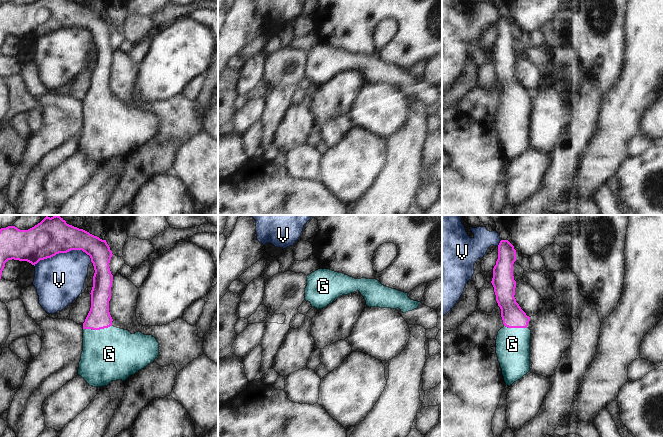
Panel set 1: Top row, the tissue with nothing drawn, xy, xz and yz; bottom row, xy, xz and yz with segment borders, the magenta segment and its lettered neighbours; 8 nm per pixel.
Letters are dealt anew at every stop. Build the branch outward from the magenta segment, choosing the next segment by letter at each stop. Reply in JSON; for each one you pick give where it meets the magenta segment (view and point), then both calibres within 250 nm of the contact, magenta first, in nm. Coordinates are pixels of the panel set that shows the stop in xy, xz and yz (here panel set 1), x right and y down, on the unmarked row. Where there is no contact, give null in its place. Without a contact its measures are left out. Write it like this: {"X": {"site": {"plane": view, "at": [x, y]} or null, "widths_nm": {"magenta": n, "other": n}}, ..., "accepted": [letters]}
{"G": {"site": {"plane": "xy", "at": [97, 105]}, "widths_nm": {"magenta": 180, "other": 420}}, "accepted": ["G"]}

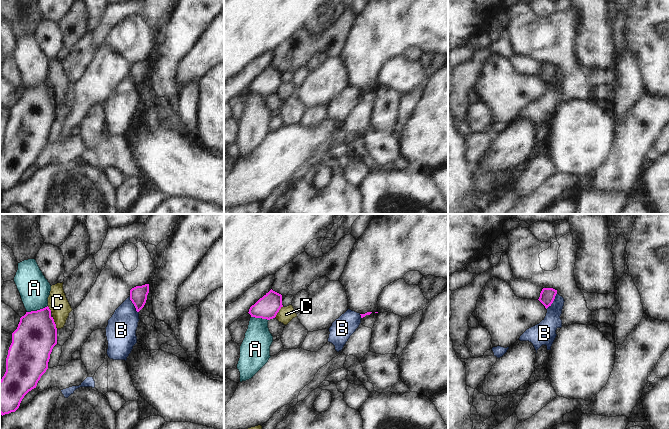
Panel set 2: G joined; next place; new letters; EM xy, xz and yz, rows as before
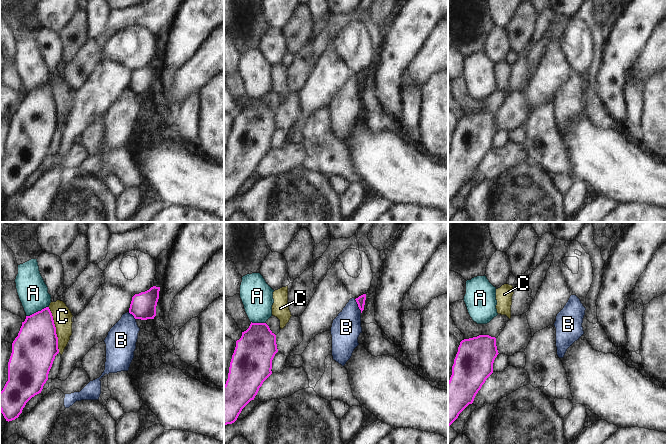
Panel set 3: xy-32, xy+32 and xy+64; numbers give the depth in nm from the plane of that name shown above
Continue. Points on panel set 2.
{"accepted": []}

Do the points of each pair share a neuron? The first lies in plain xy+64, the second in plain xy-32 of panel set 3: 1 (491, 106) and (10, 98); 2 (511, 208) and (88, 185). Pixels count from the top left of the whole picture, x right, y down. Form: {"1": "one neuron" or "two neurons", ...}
{"1": "two neurons", "2": "one neuron"}

